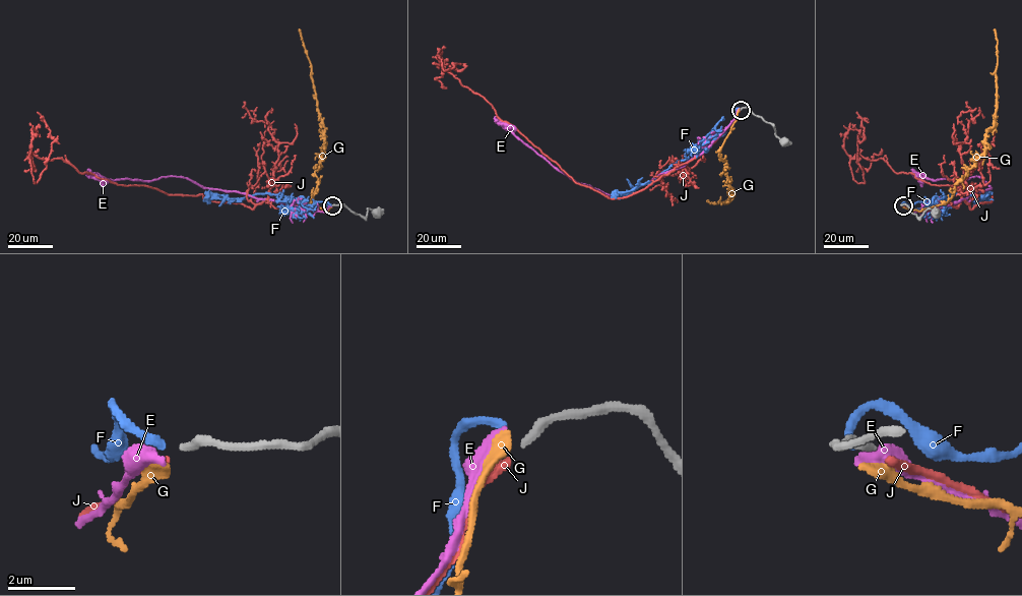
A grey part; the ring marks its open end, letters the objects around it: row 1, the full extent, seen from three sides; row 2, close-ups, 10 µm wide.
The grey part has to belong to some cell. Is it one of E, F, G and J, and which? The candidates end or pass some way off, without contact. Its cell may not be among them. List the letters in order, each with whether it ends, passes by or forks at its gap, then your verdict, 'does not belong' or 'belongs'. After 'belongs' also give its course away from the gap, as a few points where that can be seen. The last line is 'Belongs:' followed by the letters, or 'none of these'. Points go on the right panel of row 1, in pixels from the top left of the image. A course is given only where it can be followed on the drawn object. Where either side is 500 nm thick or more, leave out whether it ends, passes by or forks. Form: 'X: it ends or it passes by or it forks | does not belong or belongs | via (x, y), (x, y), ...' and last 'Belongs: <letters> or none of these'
E: does not belong
F: it ends | does not belong
G: it ends | does not belong
J: it ends | belongs | via (904, 205), (993, 200), (856, 154), (849, 167), (858, 183), (860, 118), (869, 121)
Belongs: J

